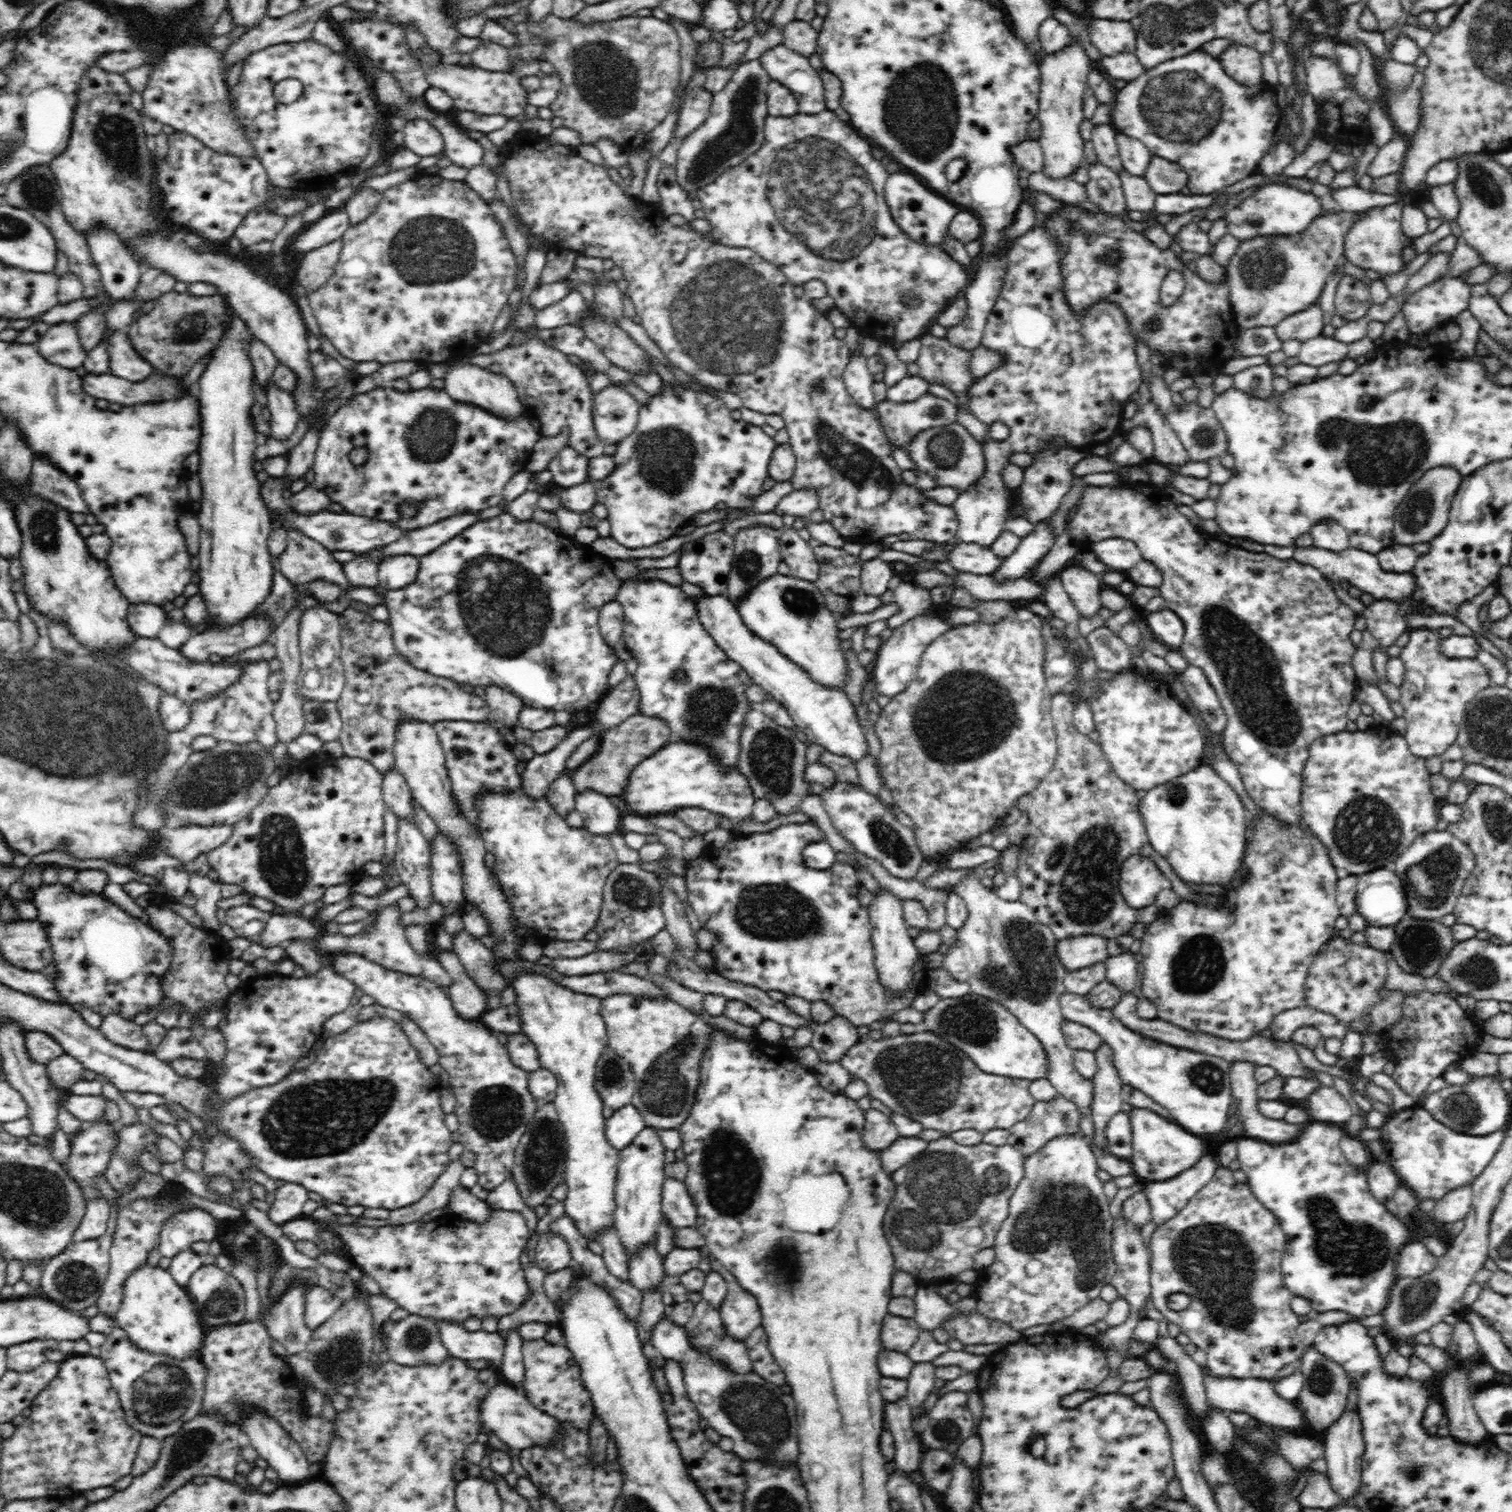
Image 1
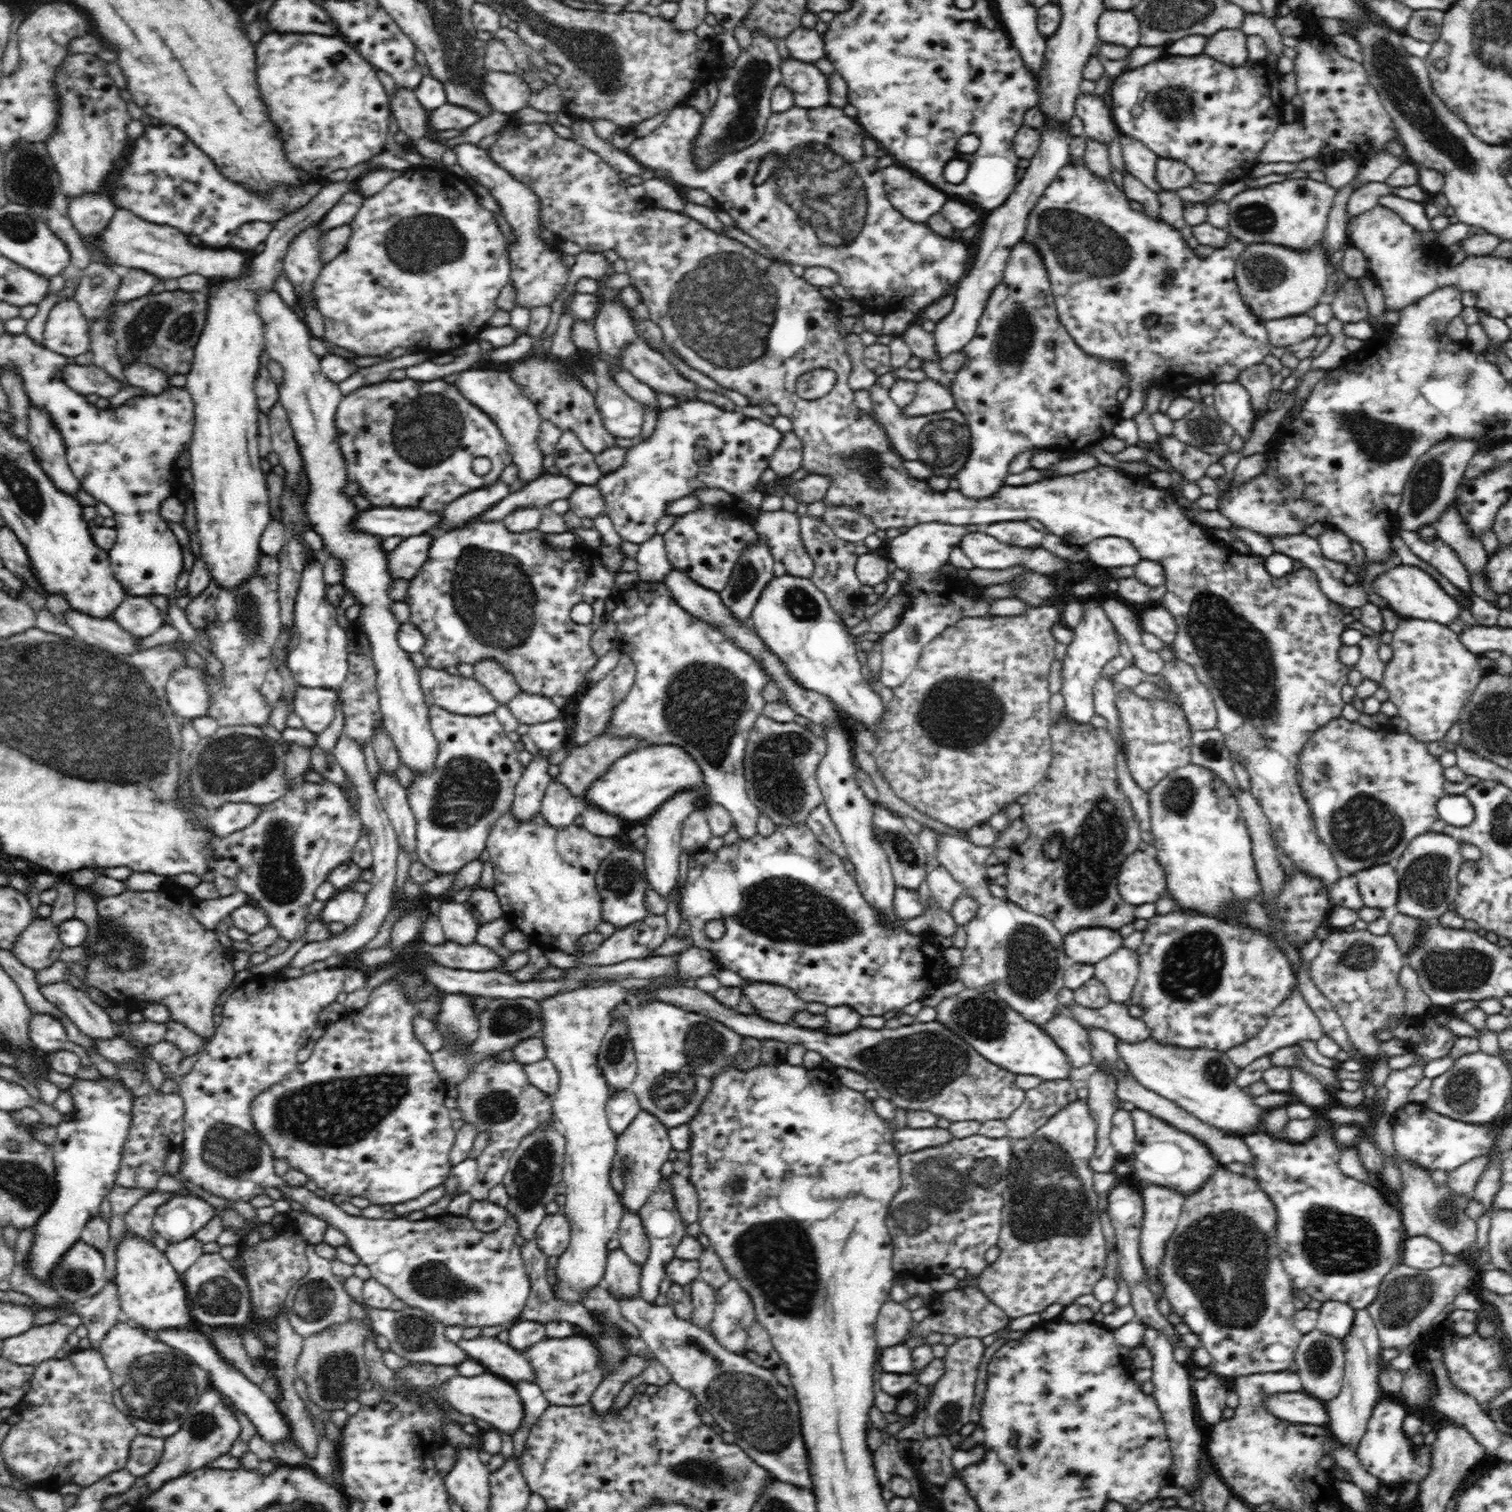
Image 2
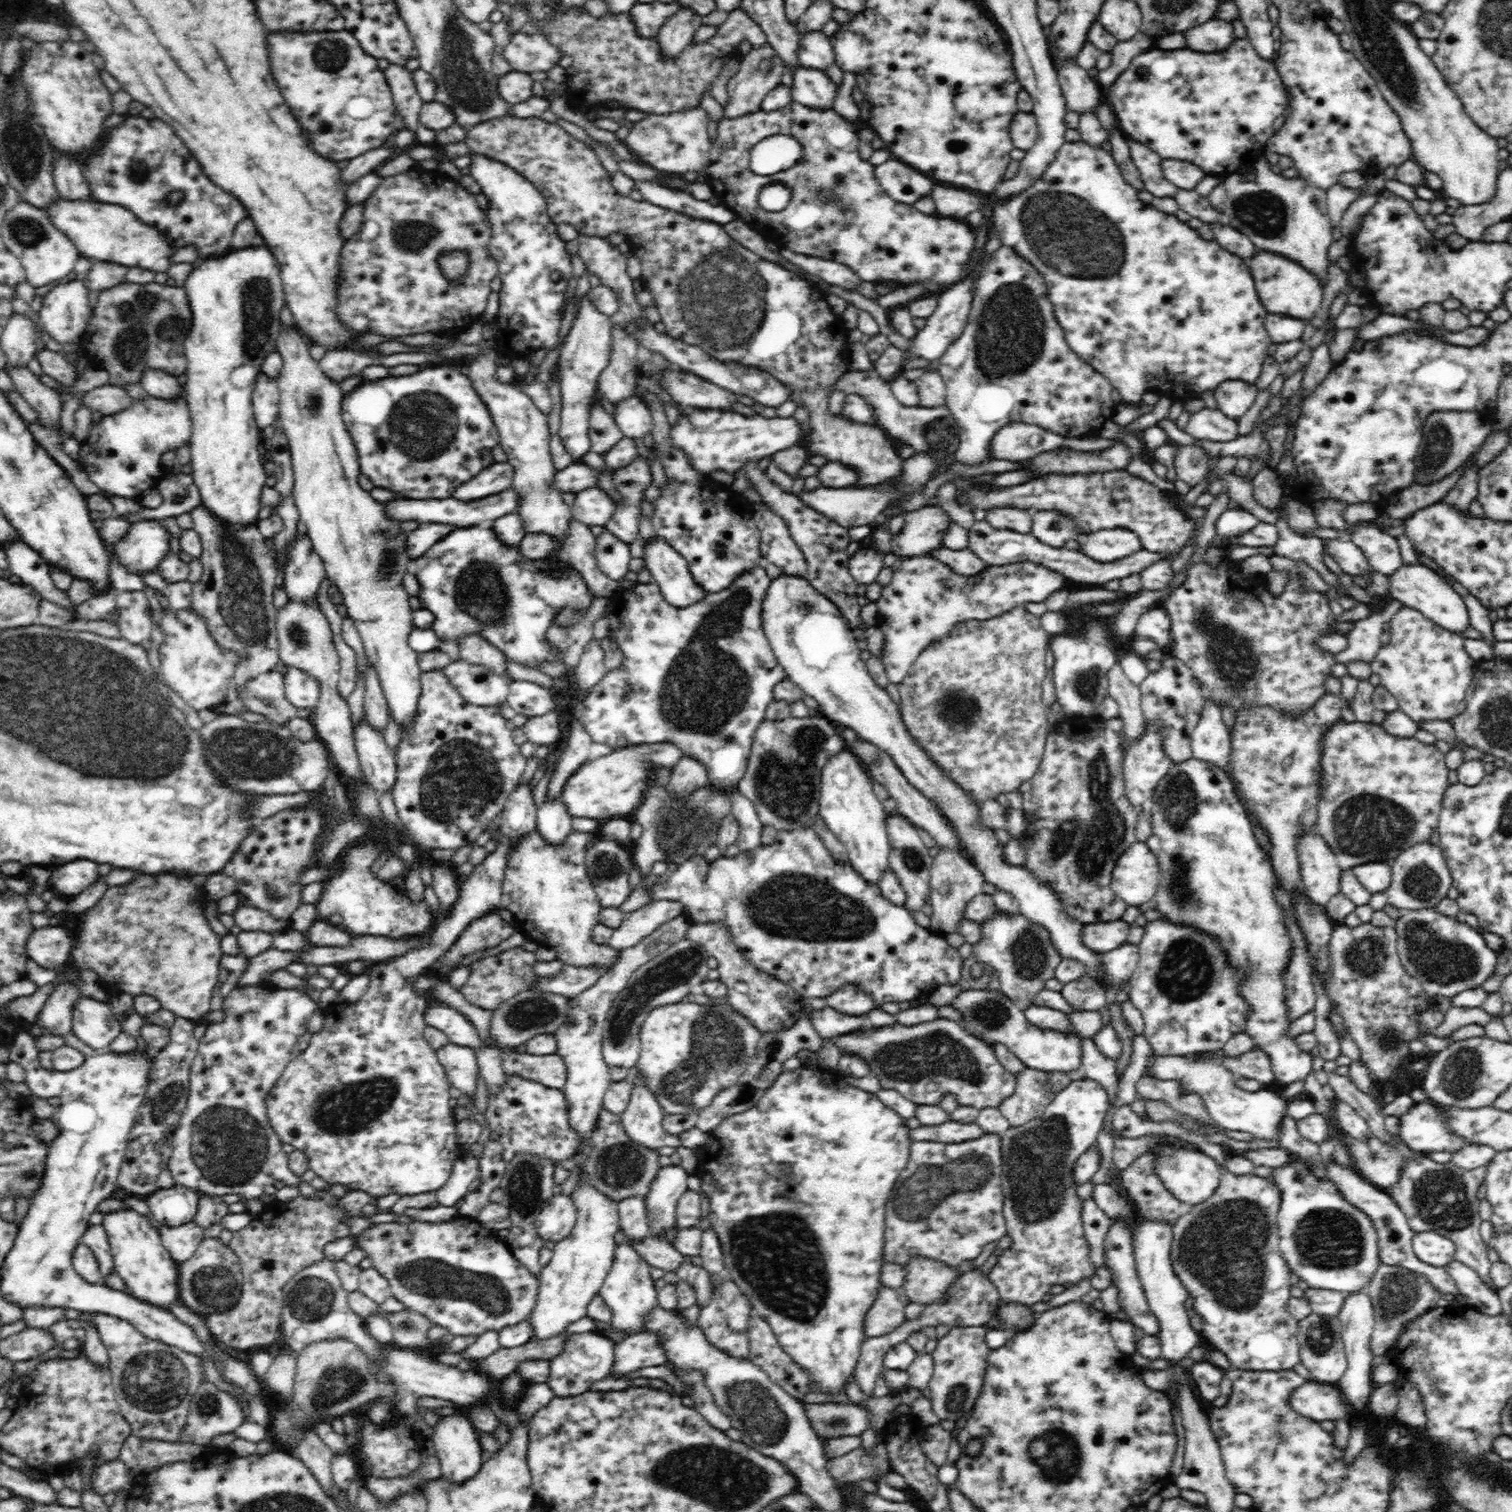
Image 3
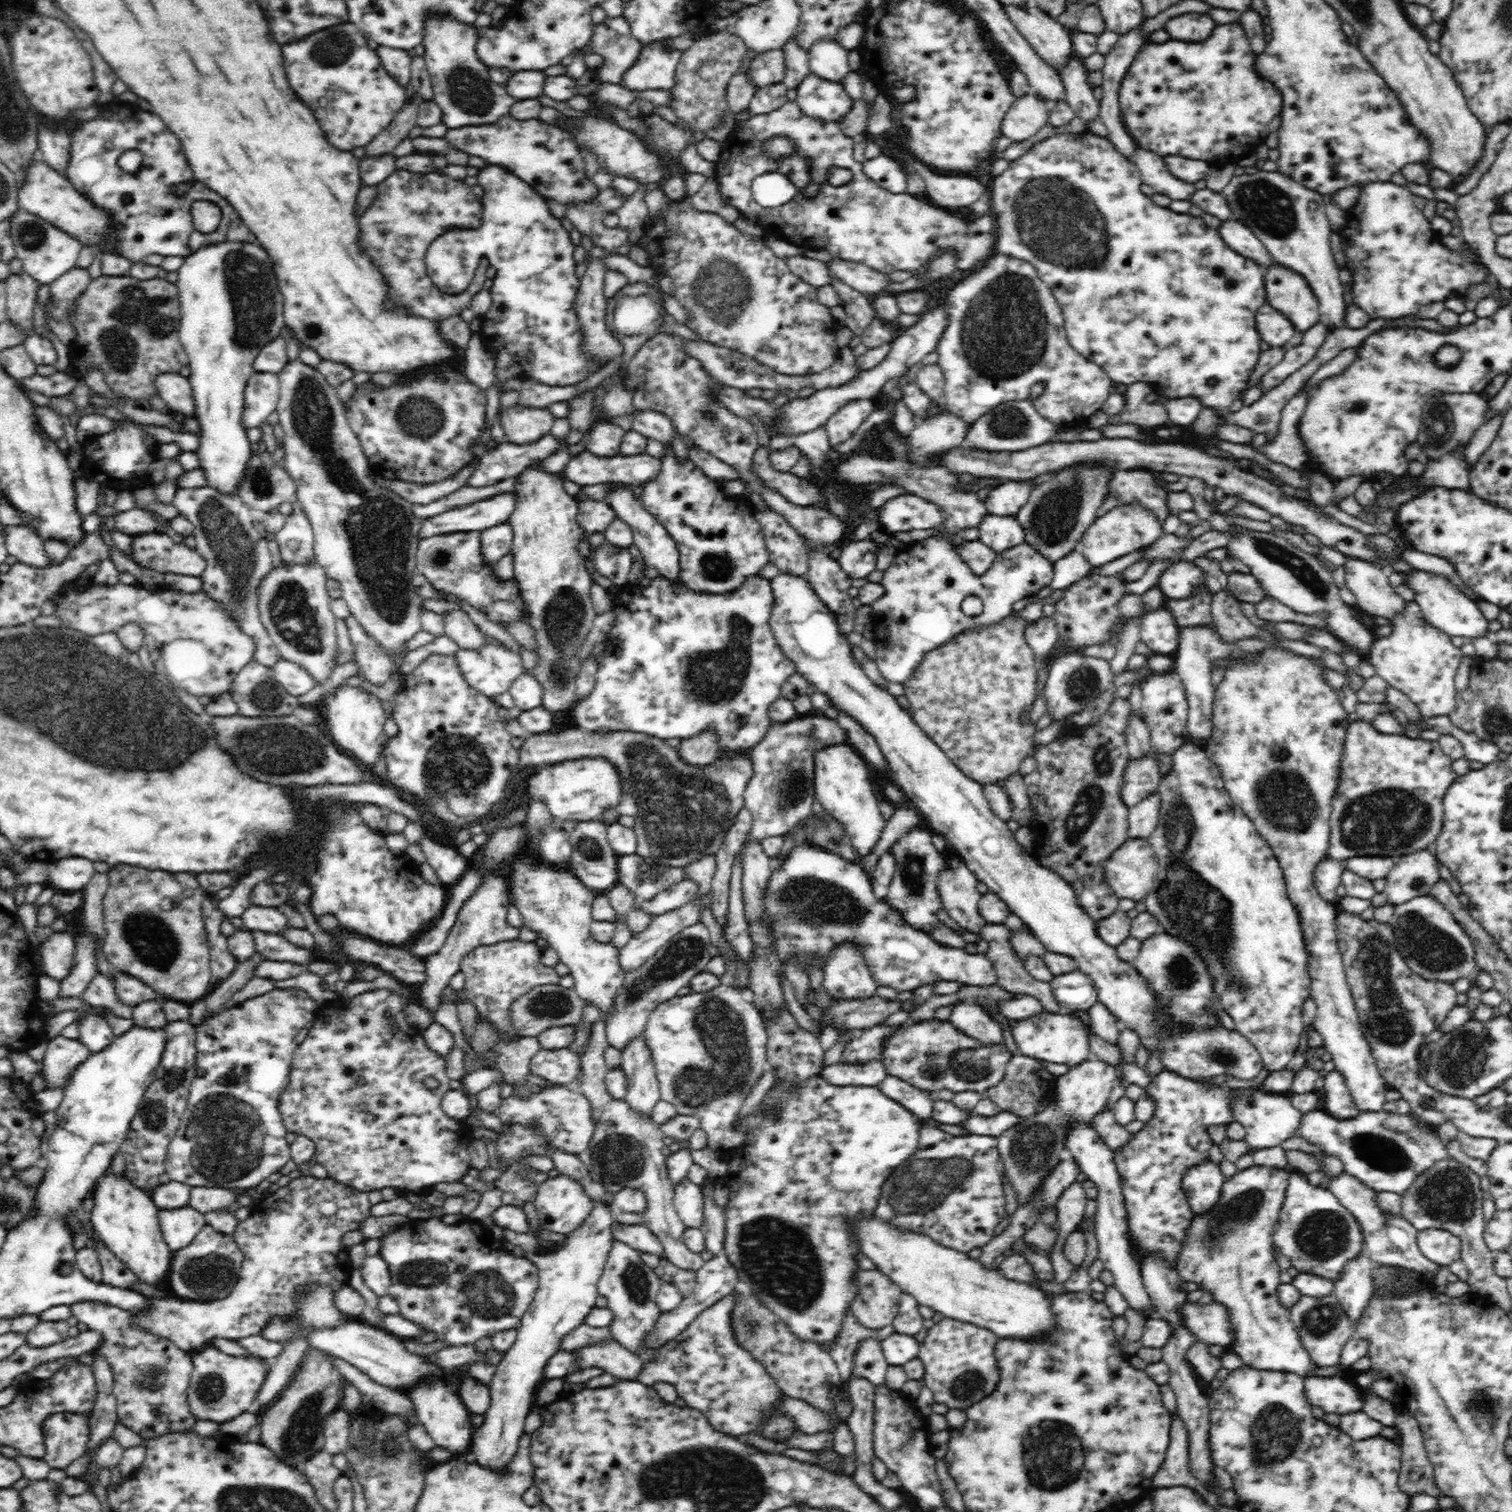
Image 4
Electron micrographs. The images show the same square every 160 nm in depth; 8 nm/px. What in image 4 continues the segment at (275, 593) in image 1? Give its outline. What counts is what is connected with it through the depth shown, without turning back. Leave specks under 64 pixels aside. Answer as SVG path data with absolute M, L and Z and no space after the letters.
M212 486L178 488L173 505L179 514L194 525L196 549L205 557L205 569L199 576L202 580L201 590L220 599L241 630L252 635L256 643L253 660L272 667L278 660L279 652L274 648L258 613L258 586L273 568L272 554L268 549L268 541L254 529L251 508L242 501L240 495L227 494Z

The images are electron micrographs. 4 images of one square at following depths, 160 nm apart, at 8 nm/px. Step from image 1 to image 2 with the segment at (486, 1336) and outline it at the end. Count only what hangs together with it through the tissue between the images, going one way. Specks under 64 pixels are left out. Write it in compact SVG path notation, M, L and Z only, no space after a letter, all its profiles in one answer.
M496 1337L460 1339L457 1345L473 1359L481 1363L488 1372L510 1382L532 1381L533 1368L523 1352L512 1348Z

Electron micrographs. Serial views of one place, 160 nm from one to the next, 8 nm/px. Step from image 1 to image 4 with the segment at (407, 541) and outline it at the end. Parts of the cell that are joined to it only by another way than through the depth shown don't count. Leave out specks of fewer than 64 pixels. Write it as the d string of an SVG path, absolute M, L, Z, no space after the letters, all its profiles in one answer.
M551 432L536 442L512 444L504 442L495 446L479 458L479 463L465 482L474 488L492 486L500 480L508 480L519 475L527 466L547 459L560 447L566 447L565 440L558 440Z

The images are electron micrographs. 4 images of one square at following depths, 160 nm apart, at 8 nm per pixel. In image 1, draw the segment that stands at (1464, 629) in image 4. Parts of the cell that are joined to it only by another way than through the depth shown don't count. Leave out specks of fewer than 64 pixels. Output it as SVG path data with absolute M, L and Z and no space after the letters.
M1295 547L1293 560L1317 568L1323 577L1331 584L1335 582L1348 582L1364 593L1371 594L1375 599L1398 601L1399 604L1411 604L1413 612L1421 615L1436 613L1436 607L1428 605L1424 599L1414 599L1418 582L1413 571L1386 572L1379 567L1378 557L1375 554L1348 547L1340 552L1332 552L1320 547Z

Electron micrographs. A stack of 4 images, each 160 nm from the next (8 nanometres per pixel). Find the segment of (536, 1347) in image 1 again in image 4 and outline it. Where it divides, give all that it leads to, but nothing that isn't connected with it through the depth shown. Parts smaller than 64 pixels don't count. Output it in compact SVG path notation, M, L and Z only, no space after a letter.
M614 1339L583 1346L573 1354L575 1354L573 1369L567 1372L564 1378L586 1368L602 1368L612 1376L624 1380L636 1380L644 1364L644 1360L636 1353L624 1348Z

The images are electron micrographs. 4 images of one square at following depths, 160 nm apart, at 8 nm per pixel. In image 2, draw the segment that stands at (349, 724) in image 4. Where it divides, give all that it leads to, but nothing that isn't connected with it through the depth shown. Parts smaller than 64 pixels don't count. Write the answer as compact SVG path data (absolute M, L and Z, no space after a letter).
M382 769L374 784L378 798L382 801L382 806L386 809L396 833L399 848L414 854L416 823L410 812L410 805L406 801L404 787L400 785L396 776L390 777Z

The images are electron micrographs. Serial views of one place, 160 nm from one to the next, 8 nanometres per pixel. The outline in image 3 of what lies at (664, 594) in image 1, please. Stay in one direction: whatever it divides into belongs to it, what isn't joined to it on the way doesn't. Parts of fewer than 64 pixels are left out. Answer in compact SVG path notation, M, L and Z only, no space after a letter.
M760 565L754 566L746 573L742 573L736 581L728 588L717 593L706 593L704 600L690 604L686 607L672 606L661 594L659 586L652 583L638 583L629 589L622 589L615 592L608 598L609 600L609 635L614 638L614 642L618 644L618 648L624 653L624 660L618 668L607 671L600 682L595 684L592 689L586 694L586 698L574 708L574 717L580 720L588 735L595 743L605 744L612 748L633 747L636 745L656 744L656 743L672 743L686 755L692 756L692 759L706 767L709 783L720 789L728 789L732 795L732 812L731 815L741 823L741 833L738 834L736 845L740 851L752 852L760 848L762 844L762 830L764 827L759 822L758 816L755 814L754 805L750 799L742 796L738 792L739 782L747 770L747 761L752 753L754 734L757 733L758 726L765 721L765 713L768 706L774 701L774 686L779 682L784 681L785 670L781 663L777 661L773 653L770 643L766 638L765 631L762 627L762 601L766 591L773 580L766 574L766 569Z

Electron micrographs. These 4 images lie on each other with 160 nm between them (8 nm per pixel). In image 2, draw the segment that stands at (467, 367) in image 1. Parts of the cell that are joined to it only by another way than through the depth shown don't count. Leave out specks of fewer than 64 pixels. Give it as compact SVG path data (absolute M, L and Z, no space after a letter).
M495 369L466 370L466 372L462 372L458 376L456 382L458 382L458 390L462 390L461 394L465 395L478 408L481 408L499 428L503 440L506 441L507 452L511 454L512 462L519 469L519 480L527 480L529 482L538 480L542 476L540 471L544 456L538 448L538 435L540 434L542 418L536 403L522 394L521 388L506 371L497 371Z

